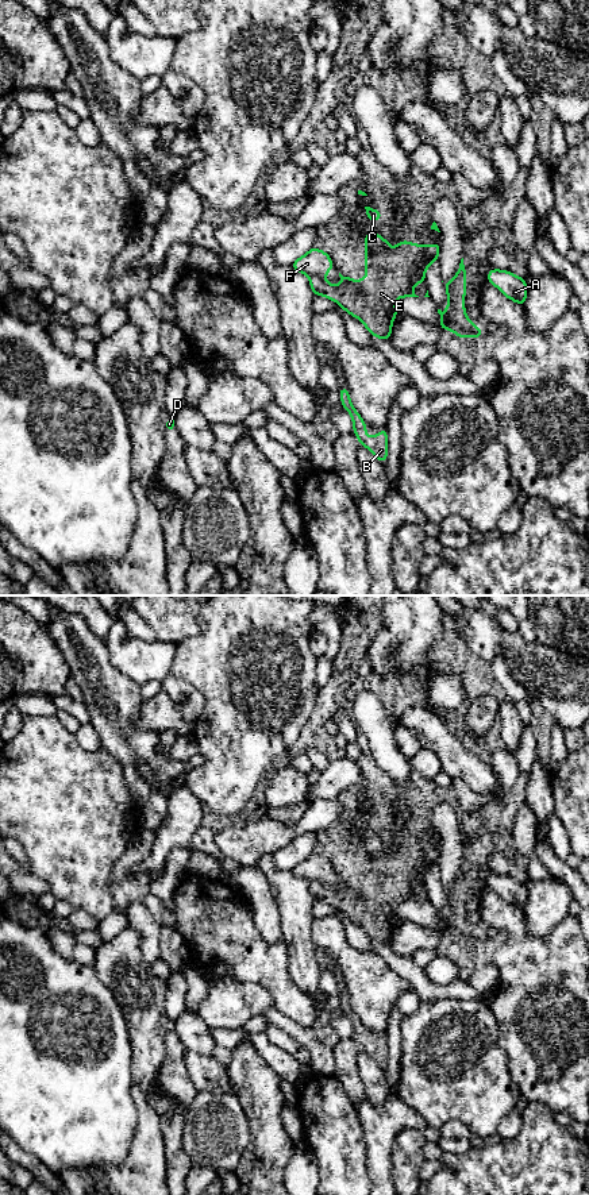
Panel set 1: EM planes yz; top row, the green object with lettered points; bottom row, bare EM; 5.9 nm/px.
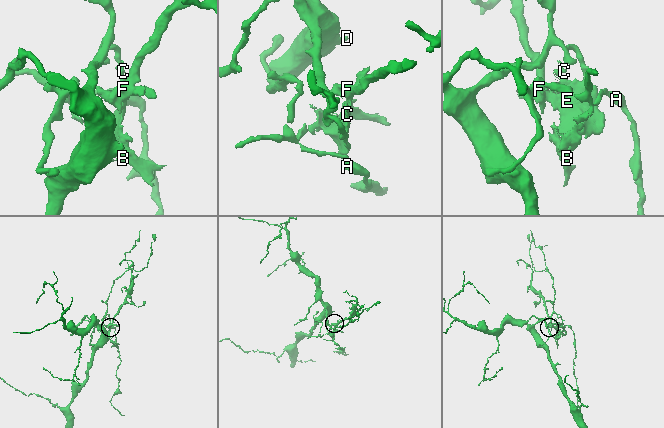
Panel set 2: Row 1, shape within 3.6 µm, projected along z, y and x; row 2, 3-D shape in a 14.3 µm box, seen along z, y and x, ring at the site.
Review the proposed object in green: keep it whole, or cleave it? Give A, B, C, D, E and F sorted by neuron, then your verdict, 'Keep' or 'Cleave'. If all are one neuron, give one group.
Groups: A B C D E / F. Cleave

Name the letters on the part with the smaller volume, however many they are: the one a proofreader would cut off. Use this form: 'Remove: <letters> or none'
Remove: F

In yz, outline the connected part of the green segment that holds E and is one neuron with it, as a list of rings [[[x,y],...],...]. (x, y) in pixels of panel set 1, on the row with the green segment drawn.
[[[376,231],[362,240],[366,246],[366,277],[362,281],[339,273],[342,284],[334,286],[319,275],[309,275],[311,289],[313,294],[336,301],[340,309],[359,319],[373,336],[388,342],[393,319],[399,315],[394,301],[419,297],[413,293],[413,285],[426,284],[426,270],[439,261],[440,243],[419,246],[401,240],[389,250],[390,240]]]

